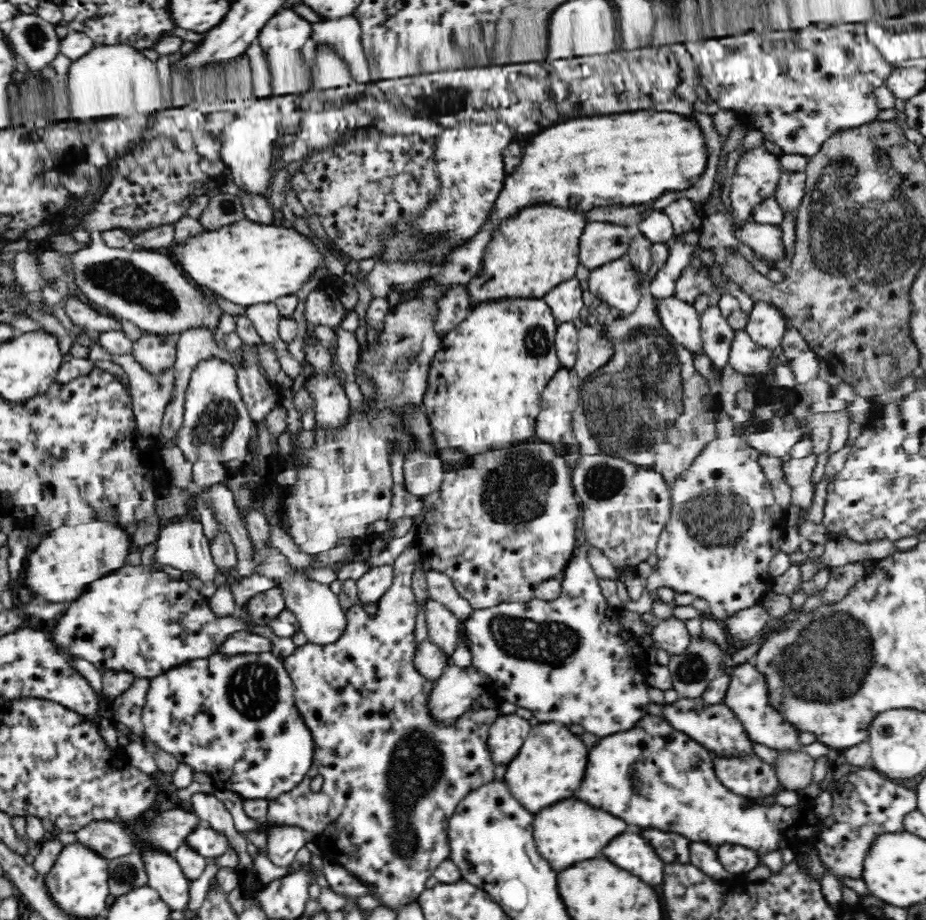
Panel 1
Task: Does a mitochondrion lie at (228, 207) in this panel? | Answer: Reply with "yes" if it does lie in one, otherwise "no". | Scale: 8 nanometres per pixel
yes

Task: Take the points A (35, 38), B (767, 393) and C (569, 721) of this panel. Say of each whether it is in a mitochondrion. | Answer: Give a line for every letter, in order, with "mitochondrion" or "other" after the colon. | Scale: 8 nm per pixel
A: mitochondrion
B: other
C: other

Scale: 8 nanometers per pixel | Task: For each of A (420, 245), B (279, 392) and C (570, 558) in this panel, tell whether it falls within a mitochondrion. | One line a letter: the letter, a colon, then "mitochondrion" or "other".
A: mitochondrion
B: other
C: other

